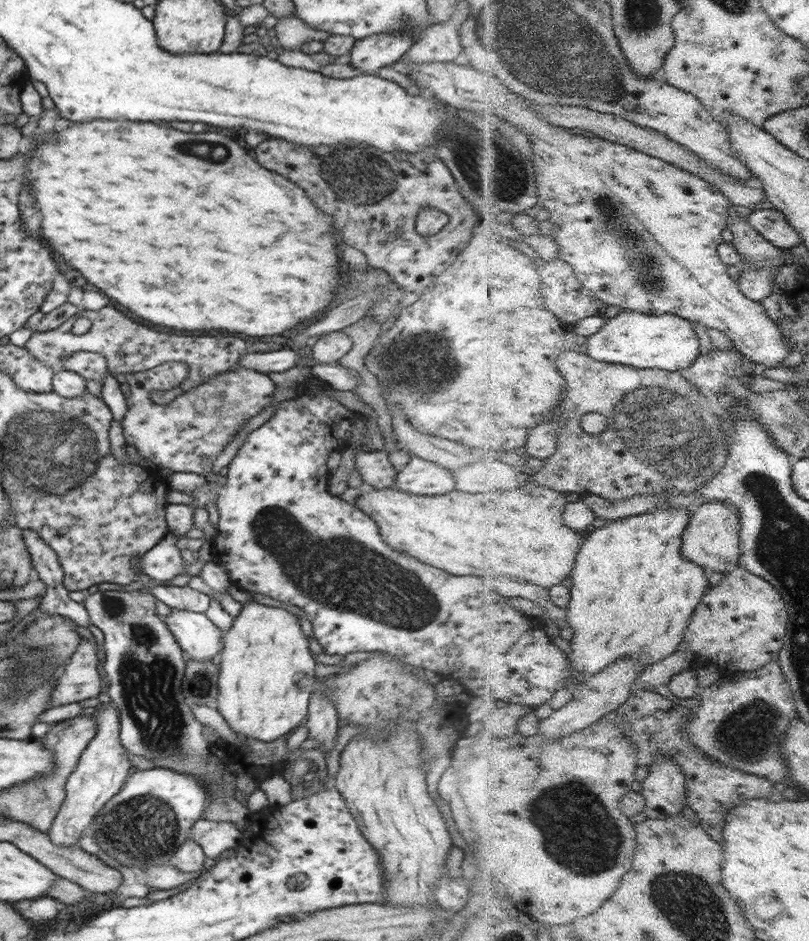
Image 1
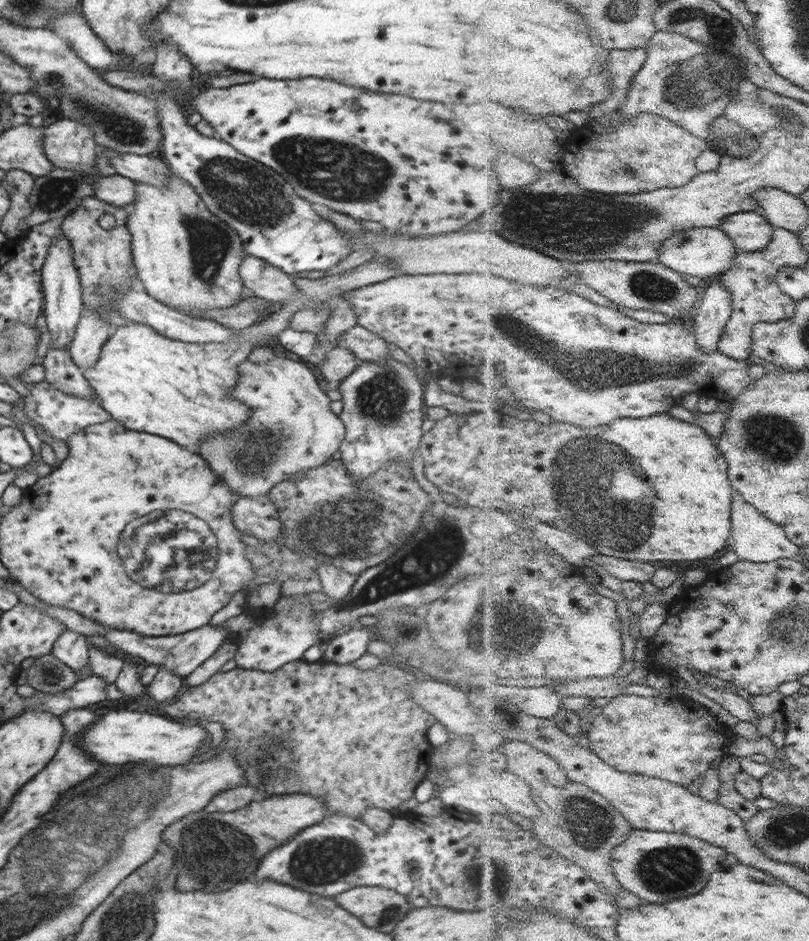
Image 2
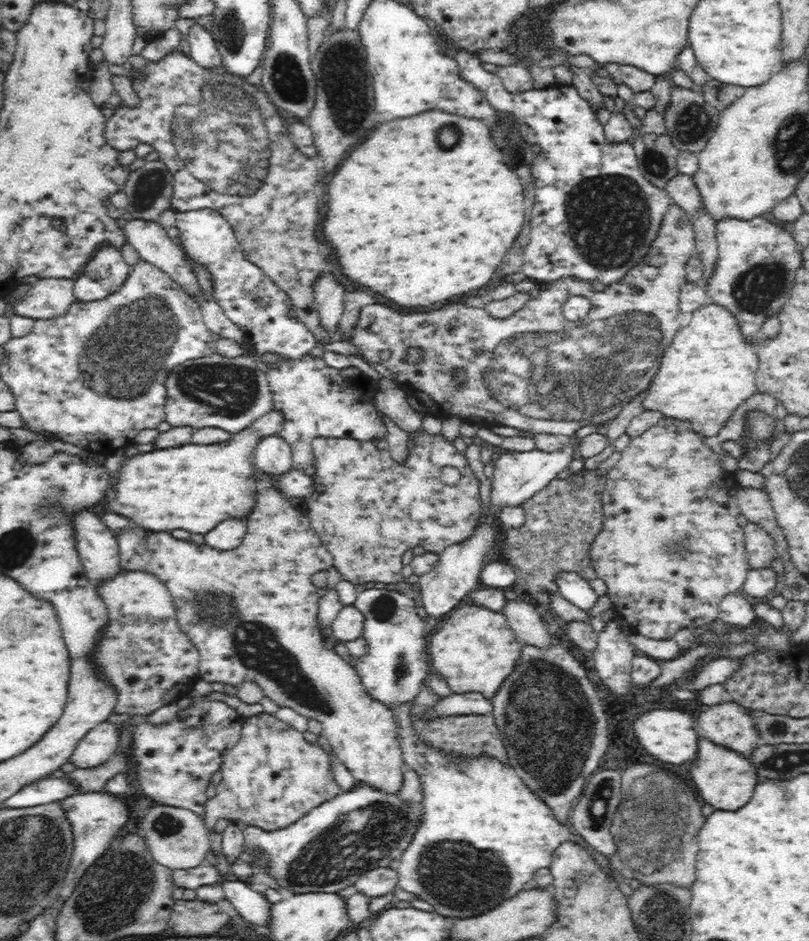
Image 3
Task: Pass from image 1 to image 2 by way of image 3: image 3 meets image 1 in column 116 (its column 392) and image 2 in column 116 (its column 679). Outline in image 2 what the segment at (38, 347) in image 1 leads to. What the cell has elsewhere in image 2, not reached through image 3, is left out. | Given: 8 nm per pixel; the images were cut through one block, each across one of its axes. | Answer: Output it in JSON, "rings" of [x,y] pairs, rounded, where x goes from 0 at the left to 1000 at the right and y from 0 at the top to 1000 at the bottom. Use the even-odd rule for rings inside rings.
{"rings":[[[109,209],[101,213],[99,219],[94,219],[77,236],[79,251],[88,258],[91,281],[96,288],[101,302],[103,323],[114,328],[122,328],[122,334],[136,344],[138,353],[148,349],[141,344],[141,336],[147,332],[142,324],[147,309],[166,308],[163,296],[161,296],[161,285],[163,285],[162,251],[156,234],[161,226],[156,220],[146,220],[131,216],[121,210]],[[140,227],[145,234],[143,241],[131,244],[124,240],[124,228]]]}

